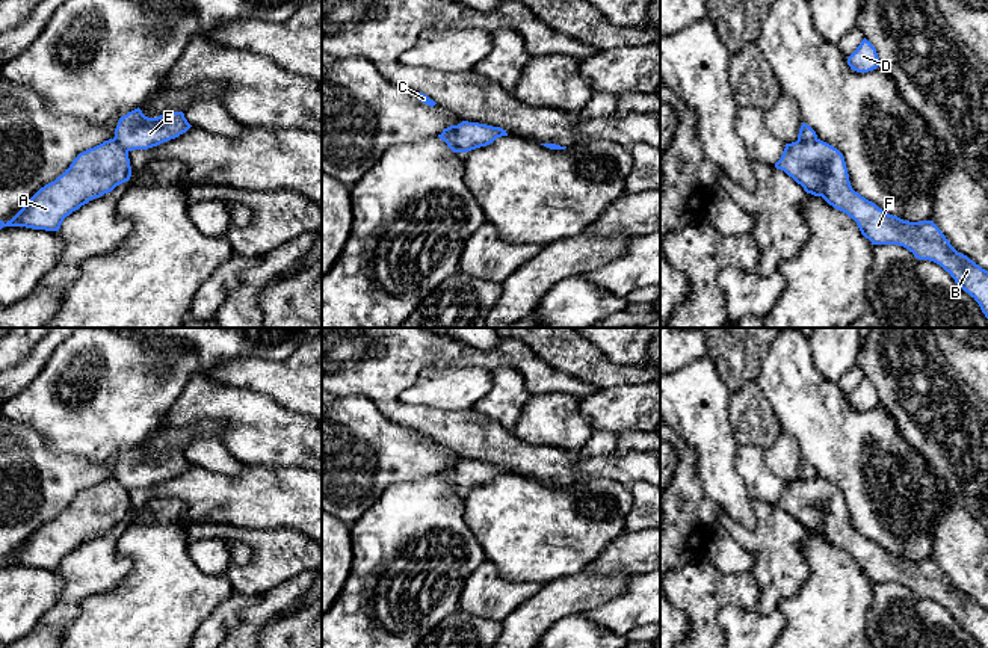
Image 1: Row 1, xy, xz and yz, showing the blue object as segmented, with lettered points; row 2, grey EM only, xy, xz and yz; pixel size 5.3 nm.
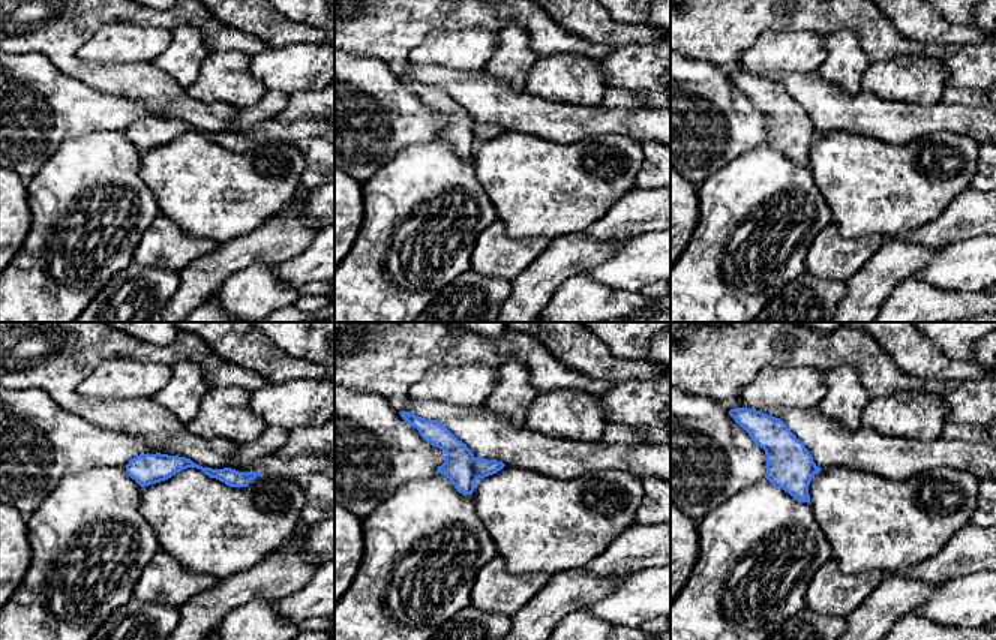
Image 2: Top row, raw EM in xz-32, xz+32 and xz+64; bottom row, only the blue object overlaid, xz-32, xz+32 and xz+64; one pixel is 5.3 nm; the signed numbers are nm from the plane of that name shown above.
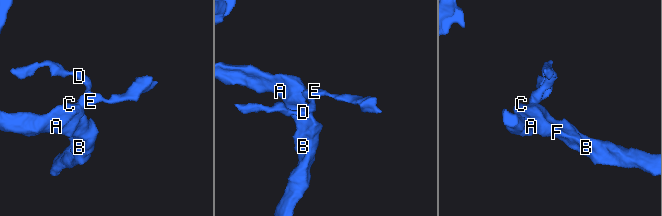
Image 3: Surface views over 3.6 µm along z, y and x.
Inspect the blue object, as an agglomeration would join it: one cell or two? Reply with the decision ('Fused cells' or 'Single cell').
Fused cells

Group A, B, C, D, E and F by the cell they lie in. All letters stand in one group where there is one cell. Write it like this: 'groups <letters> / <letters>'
groups A B C F / D E

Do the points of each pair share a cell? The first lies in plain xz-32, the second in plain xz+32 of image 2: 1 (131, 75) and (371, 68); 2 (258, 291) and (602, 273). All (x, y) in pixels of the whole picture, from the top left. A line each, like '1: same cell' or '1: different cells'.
1: different cells
2: different cells

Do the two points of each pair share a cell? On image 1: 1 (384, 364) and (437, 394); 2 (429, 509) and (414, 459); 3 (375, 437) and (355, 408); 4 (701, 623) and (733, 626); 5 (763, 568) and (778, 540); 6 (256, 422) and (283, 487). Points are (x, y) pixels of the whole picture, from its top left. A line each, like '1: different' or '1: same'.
1: different
2: different
3: same
4: different
5: same
6: different

